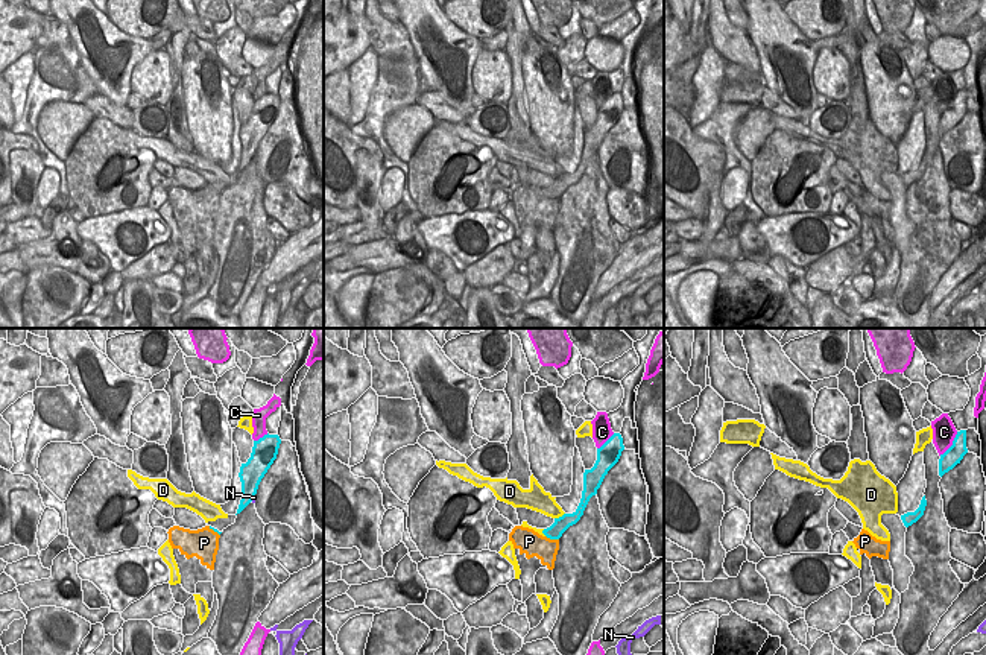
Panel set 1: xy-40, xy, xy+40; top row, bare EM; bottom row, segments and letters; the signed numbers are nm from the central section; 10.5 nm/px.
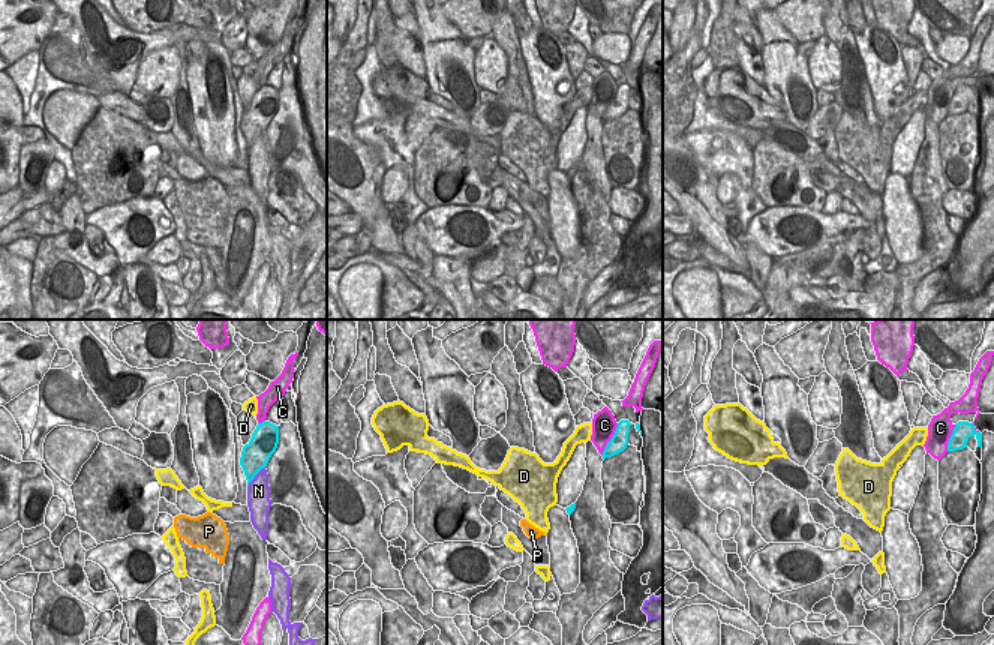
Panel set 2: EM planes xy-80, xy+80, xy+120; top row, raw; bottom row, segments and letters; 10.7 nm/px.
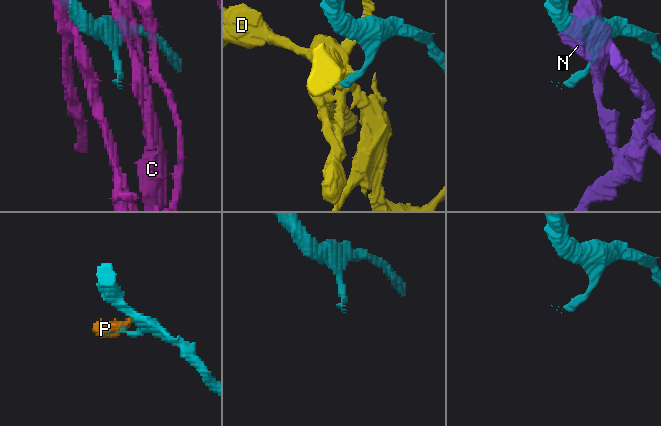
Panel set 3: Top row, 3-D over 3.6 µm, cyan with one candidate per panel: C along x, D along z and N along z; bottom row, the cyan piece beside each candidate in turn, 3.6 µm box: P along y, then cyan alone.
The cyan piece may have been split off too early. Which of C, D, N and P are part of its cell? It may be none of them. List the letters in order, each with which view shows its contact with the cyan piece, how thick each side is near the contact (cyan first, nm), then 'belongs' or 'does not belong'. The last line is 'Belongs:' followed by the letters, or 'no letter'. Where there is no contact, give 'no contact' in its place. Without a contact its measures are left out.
C: meets cyan in xy+40; 190 nm thick on the cyan side, 260 nm on the other; does not belong
D: meets cyan in xy; 160 nm thick on the cyan side, 240 nm on the other; does not belong
N: meets cyan in xy-40; 240 nm thick on the cyan side, 30 nm on the other; does not belong
P: meets cyan in xy; 160 nm thick on the cyan side, 260 nm on the other; belongs
Belongs: P

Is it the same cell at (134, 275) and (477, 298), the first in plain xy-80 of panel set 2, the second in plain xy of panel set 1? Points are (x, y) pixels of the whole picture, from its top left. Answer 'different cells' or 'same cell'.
same cell

